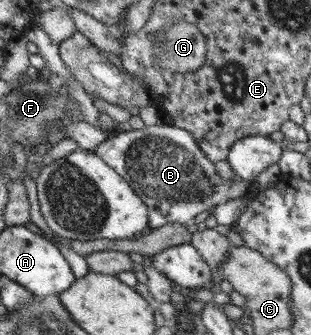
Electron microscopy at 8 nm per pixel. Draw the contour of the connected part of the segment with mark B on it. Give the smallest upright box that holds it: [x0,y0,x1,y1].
[94,122,250,229]

